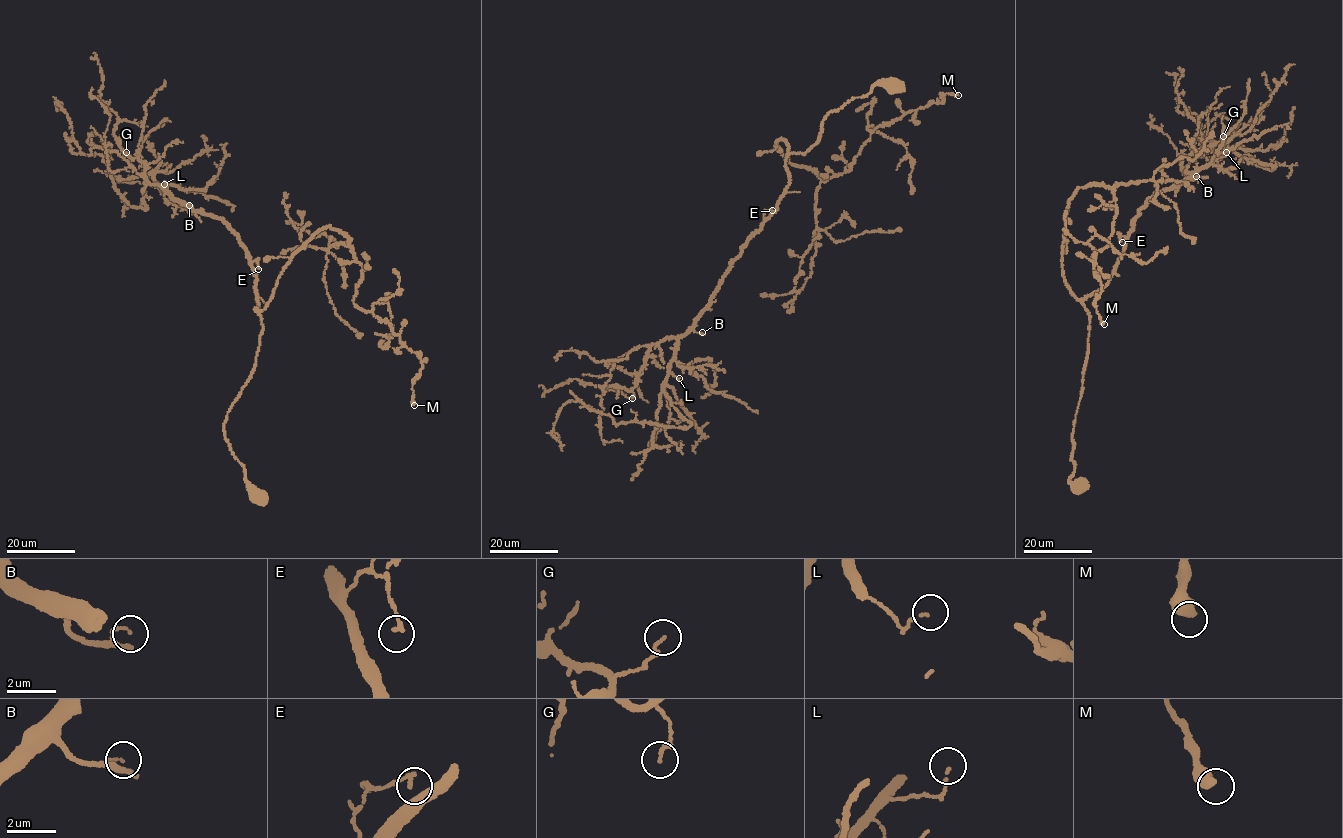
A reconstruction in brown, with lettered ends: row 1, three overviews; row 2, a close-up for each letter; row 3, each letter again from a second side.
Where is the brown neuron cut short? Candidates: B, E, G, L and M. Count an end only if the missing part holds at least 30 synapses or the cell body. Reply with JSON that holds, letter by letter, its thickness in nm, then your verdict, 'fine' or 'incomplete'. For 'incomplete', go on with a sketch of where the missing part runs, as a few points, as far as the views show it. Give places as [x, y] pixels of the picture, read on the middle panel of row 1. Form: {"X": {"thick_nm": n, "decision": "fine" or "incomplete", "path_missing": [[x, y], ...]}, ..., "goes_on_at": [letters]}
{"B": {"thick_nm": 110, "decision": "incomplete", "path_missing": [[702, 332], [707, 335], [715, 325], [721, 328], [719, 324]]}, "E": {"thick_nm": 140, "decision": "fine"}, "G": {"thick_nm": 130, "decision": "fine"}, "L": {"thick_nm": 100, "decision": "fine"}, "M": {"thick_nm": 500, "decision": "fine"}, "goes_on_at": ["B"]}

